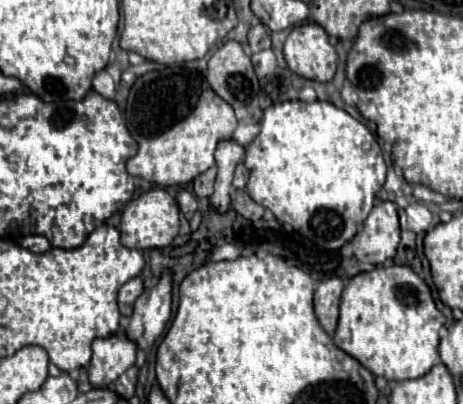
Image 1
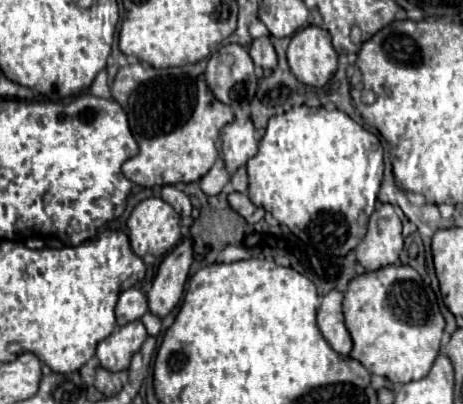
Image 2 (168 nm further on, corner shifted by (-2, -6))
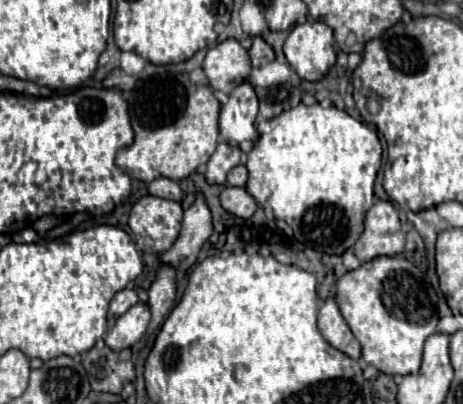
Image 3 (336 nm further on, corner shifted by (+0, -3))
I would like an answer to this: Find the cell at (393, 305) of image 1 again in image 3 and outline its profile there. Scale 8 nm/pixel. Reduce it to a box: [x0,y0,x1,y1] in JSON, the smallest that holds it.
[337,257,437,375]

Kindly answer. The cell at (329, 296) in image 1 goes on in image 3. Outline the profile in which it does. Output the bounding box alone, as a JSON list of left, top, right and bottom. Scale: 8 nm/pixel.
[319,299,361,359]

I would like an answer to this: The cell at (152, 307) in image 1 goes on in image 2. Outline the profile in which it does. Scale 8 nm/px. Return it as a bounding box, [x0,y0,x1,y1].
[147,236,193,318]

